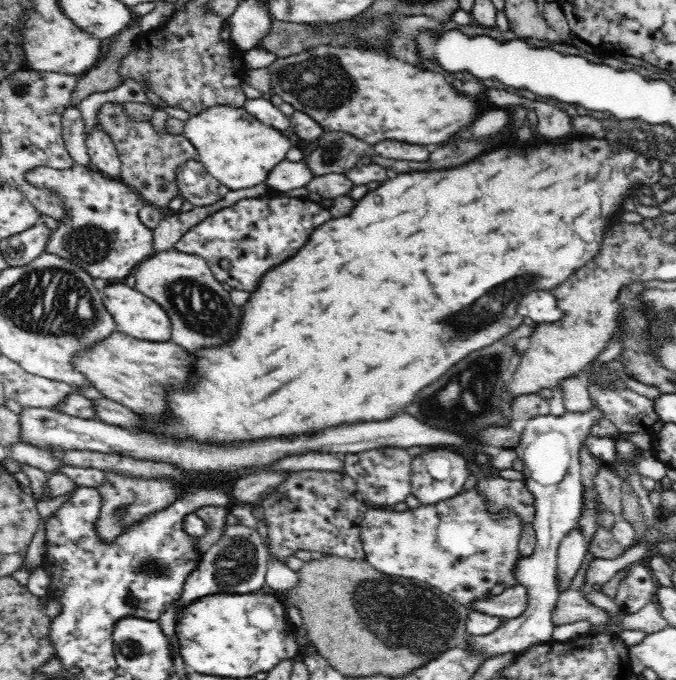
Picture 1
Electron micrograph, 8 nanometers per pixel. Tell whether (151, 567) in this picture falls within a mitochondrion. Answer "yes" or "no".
yes

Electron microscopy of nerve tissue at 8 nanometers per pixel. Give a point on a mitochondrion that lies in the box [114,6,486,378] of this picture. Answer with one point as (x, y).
(327, 85)

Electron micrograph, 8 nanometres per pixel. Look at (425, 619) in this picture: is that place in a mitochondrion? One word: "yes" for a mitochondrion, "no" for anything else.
yes

